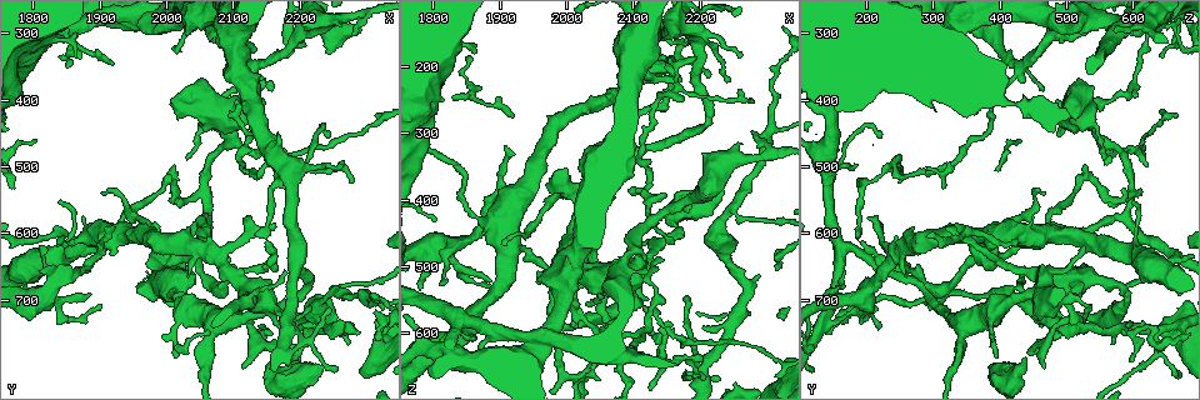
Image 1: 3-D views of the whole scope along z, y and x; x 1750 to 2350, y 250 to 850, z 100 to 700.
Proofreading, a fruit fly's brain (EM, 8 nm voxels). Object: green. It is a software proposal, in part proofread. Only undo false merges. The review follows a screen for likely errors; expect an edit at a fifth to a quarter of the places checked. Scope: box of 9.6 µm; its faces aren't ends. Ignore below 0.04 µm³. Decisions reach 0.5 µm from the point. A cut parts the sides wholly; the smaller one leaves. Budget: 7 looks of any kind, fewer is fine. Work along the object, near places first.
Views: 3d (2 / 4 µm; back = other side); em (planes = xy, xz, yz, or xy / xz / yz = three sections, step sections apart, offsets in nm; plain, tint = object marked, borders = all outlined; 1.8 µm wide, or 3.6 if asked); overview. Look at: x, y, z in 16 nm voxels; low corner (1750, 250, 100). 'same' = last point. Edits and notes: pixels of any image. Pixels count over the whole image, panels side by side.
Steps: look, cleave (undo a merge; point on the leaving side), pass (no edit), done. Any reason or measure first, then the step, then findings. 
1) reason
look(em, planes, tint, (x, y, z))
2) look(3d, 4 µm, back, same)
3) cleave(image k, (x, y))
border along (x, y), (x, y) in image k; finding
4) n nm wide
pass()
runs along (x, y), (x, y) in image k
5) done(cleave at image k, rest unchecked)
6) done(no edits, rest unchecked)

three-way junction
look(em, planes, borders, (2245, 690, 415))

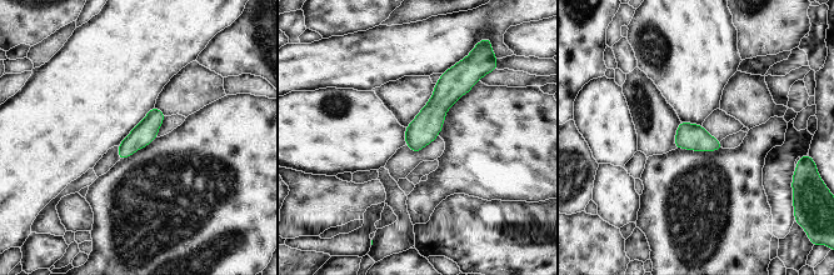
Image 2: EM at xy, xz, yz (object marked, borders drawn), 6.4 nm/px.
pass()
runs along (457, 73), (415, 138), (415, 149) in image 2; continuous, no second cell

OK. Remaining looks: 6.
look(3d, 2 µm, back, (2215, 750, 640))

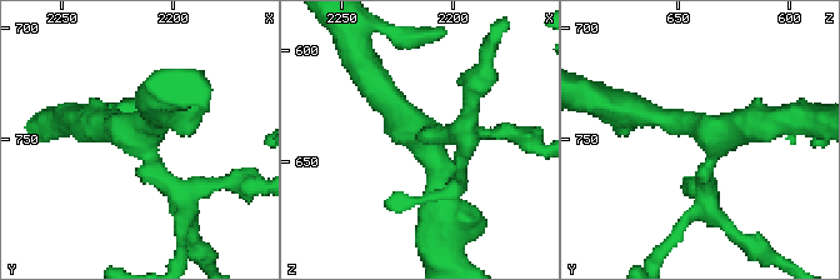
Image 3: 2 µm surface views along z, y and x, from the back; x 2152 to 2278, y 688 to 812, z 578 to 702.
4 arms; need the tissue
look(em, planes, tint, (2217, 750, 634))

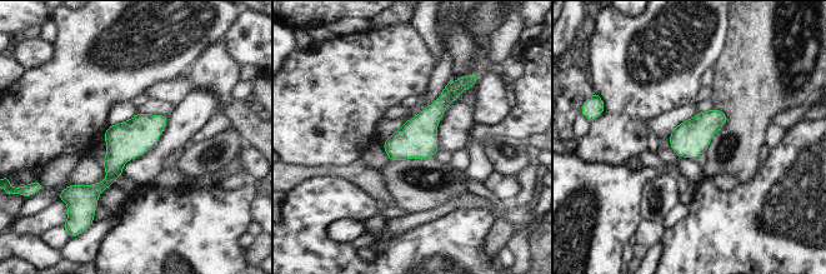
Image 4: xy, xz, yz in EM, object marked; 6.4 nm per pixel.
pass()
runs along (164, 118), (114, 163), (94, 204) in image 4; continuous, no second cell

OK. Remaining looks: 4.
touches itself
look(em, xy, step 16, tint, (2045, 545, 595))

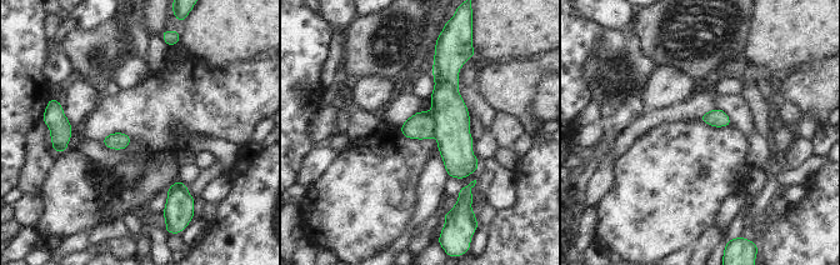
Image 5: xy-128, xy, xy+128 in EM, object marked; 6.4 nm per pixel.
look(em, planes, borders, same)

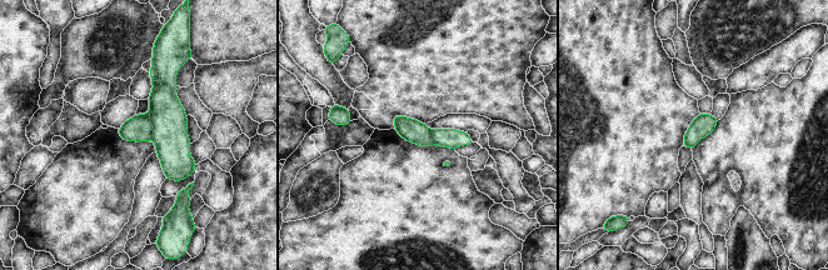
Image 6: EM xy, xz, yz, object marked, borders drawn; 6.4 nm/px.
cleave(image 6, (138, 128))
two cells meet here

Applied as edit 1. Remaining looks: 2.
done(cleave at image 6, rest unchecked)

